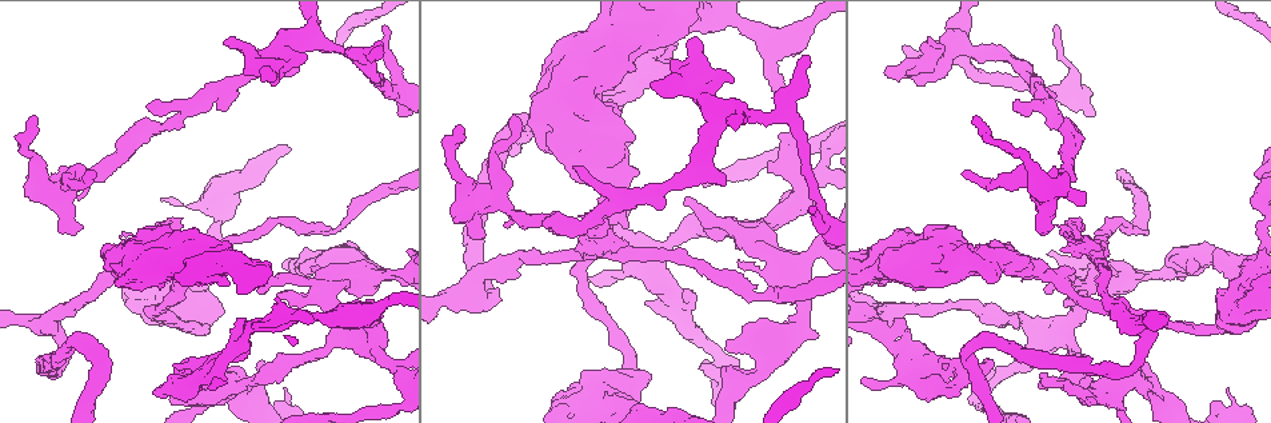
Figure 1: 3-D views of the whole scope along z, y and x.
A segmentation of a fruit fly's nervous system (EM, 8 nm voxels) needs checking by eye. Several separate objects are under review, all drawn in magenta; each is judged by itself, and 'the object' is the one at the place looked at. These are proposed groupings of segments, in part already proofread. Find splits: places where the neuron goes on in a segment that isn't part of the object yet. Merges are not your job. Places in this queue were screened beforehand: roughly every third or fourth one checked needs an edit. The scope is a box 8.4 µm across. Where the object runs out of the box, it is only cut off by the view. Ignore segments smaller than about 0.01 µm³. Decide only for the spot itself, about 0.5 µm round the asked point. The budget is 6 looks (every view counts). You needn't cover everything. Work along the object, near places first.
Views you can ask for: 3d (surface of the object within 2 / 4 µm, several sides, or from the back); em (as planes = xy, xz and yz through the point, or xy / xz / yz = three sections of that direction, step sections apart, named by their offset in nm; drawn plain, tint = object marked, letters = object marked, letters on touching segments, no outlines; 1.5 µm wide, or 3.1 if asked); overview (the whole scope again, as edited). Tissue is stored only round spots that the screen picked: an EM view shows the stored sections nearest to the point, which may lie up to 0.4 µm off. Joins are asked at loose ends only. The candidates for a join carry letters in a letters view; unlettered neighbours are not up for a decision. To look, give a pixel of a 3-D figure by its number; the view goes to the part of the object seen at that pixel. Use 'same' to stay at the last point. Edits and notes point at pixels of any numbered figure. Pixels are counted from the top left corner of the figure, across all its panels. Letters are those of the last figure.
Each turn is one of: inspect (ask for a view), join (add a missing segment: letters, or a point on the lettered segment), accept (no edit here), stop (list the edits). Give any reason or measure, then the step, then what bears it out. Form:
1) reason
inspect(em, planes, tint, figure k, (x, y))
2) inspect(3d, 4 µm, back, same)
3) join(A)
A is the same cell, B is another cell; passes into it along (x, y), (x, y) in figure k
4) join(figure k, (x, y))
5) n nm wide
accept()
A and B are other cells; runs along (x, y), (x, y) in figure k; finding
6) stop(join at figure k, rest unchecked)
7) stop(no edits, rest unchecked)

an open end
inspect(em, yz, step 8, letters, figure 1, (1066, 220))

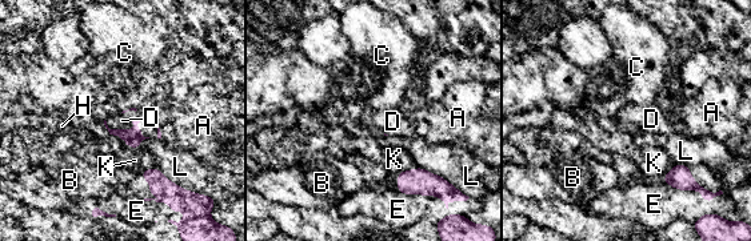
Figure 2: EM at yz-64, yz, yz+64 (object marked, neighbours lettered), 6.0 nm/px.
cut it another way
inspect(em, planes, letters, same)

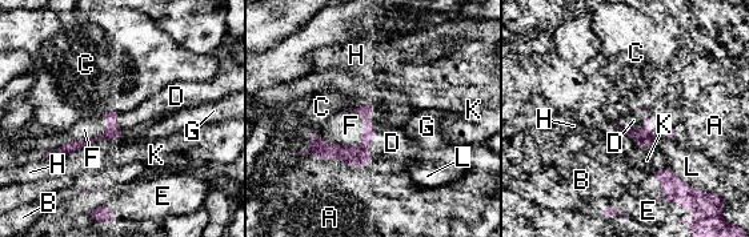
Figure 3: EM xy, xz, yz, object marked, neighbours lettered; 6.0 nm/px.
accept()
A, B, C, D, E, F, G, H, K and L are other cells; none of them fits

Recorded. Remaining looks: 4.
branch stops here
inspect(em, xz, step 8, tint, figure 1, (626, 124))

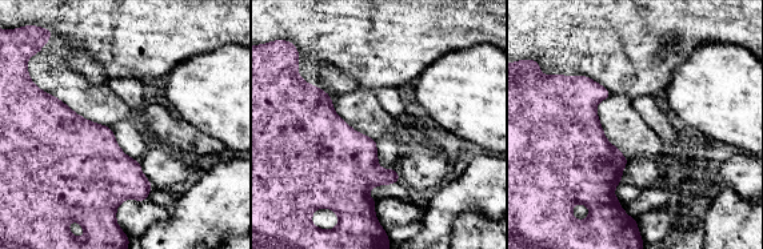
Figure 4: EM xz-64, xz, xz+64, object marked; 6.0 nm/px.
another direction
inspect(em, planes, letters, same)

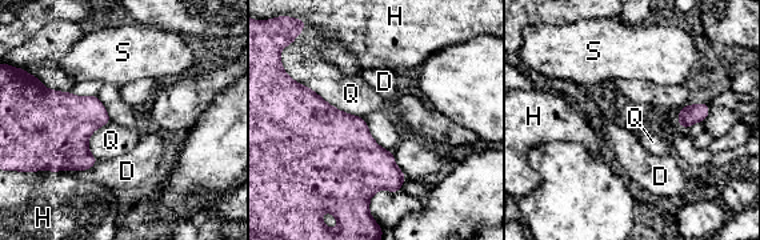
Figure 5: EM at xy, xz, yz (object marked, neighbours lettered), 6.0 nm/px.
accept()
D, H, Q and S are other cells; border along (302, 84), (332, 106), (364, 119) in figure 5; no lettered segment goes on from it

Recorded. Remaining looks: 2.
inspect(em, planes, letters, figure 1, (257, 260))

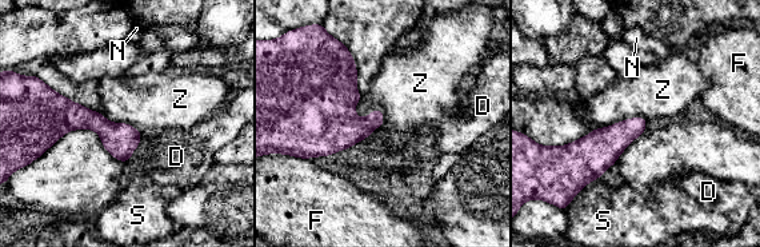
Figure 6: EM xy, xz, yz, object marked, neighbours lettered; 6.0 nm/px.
accept()
D, F, N, S and Z are other cells; no lettered segment goes on from it

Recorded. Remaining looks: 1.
stop(no edits, rest unchecked)

